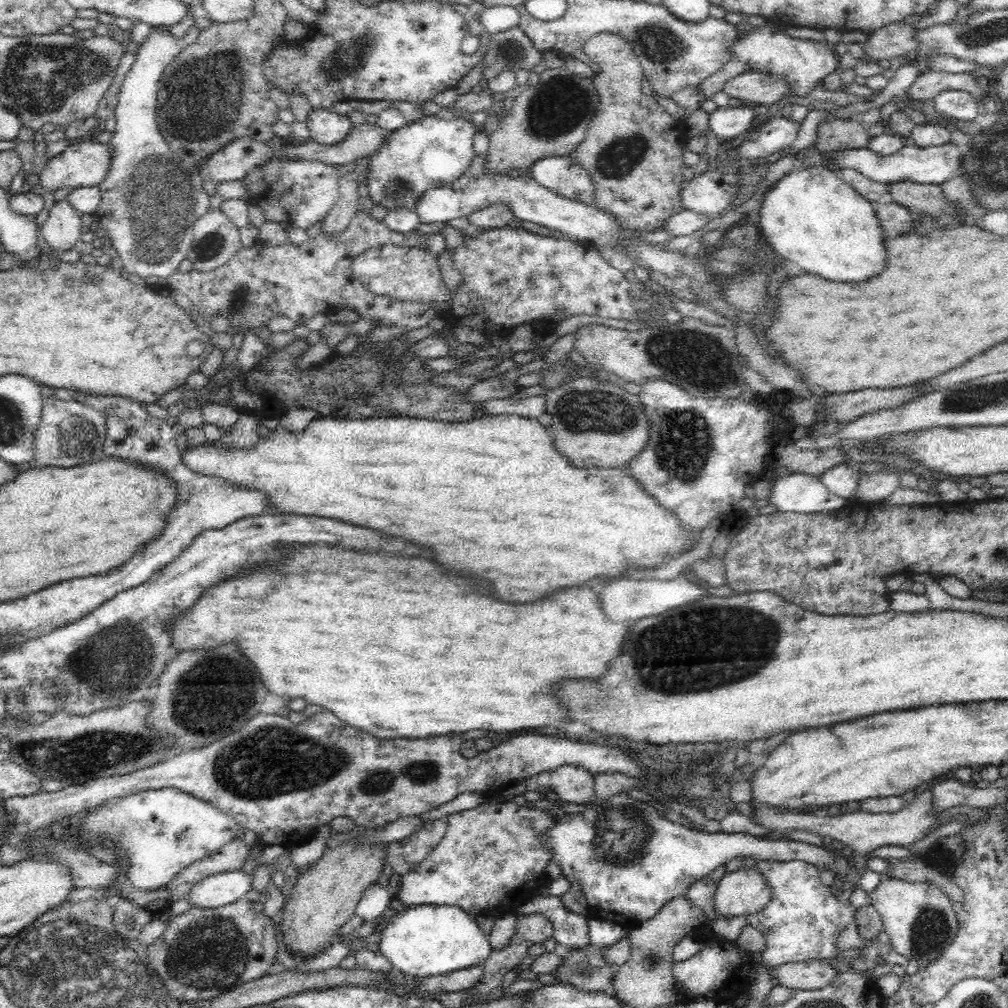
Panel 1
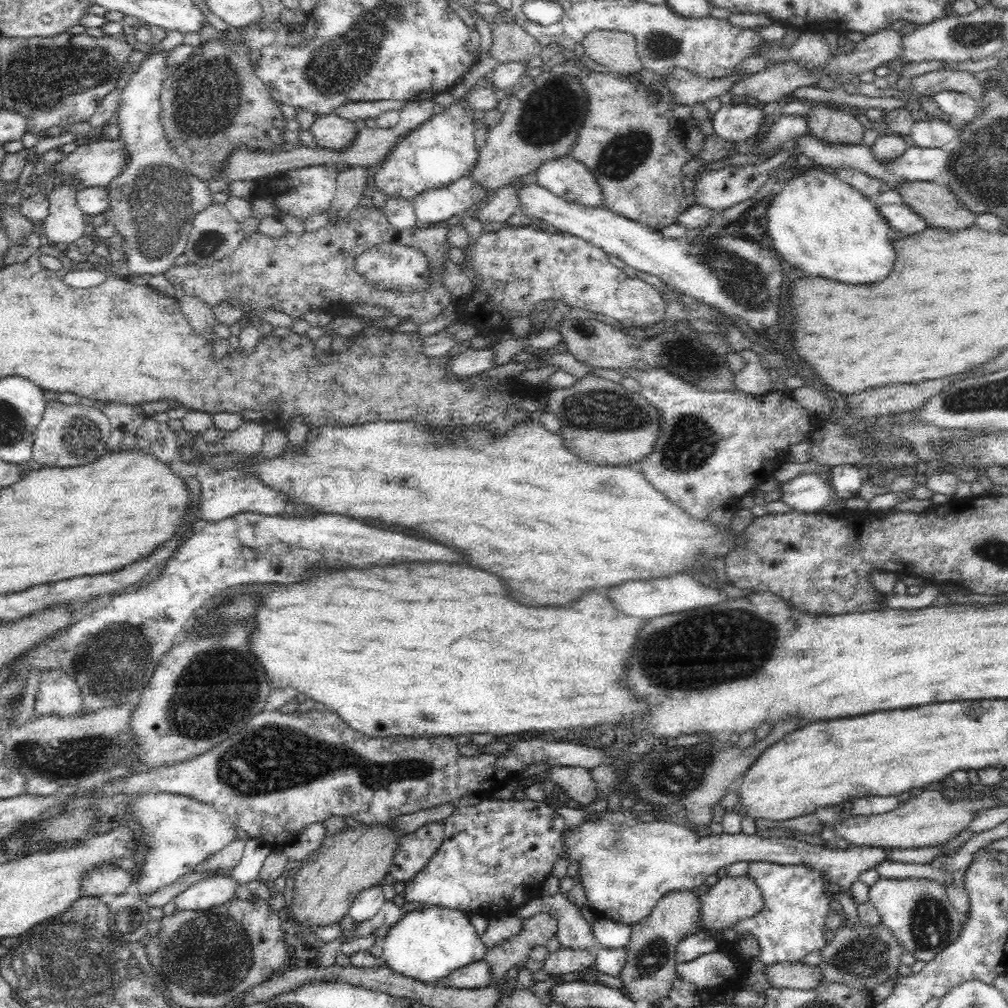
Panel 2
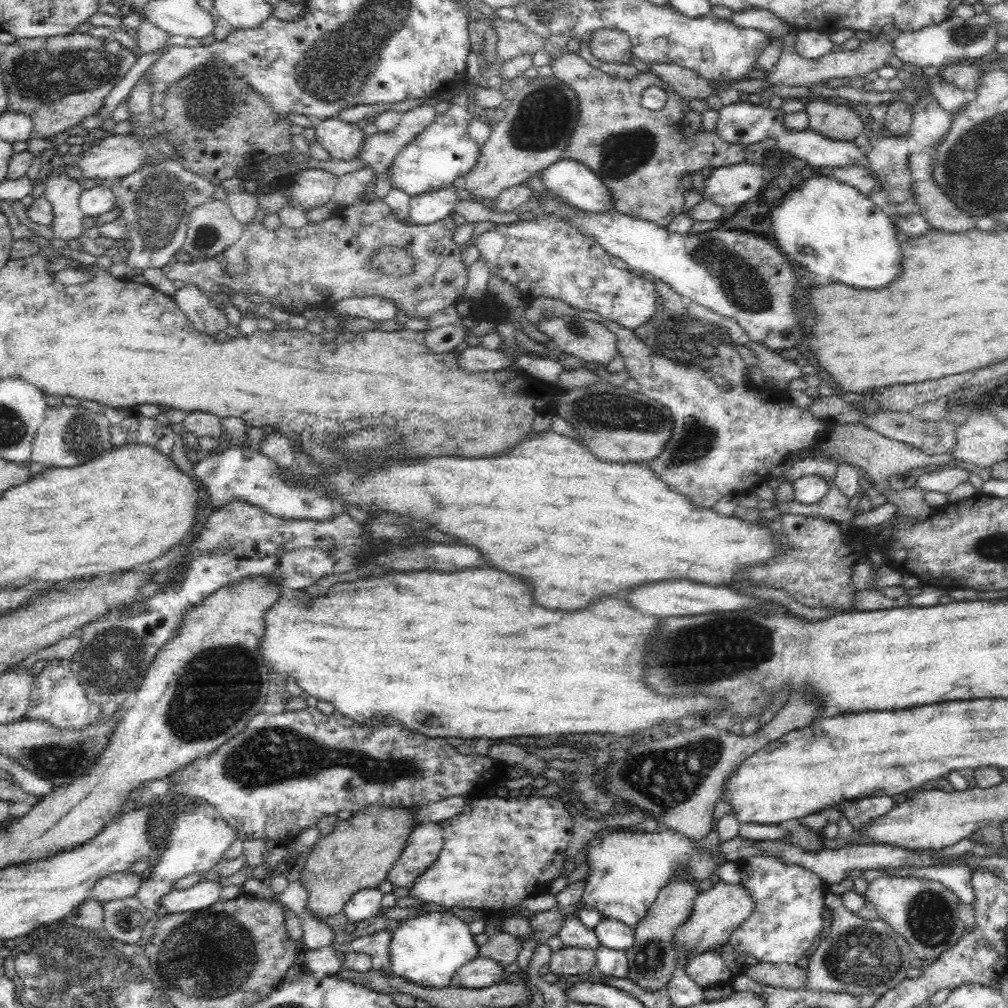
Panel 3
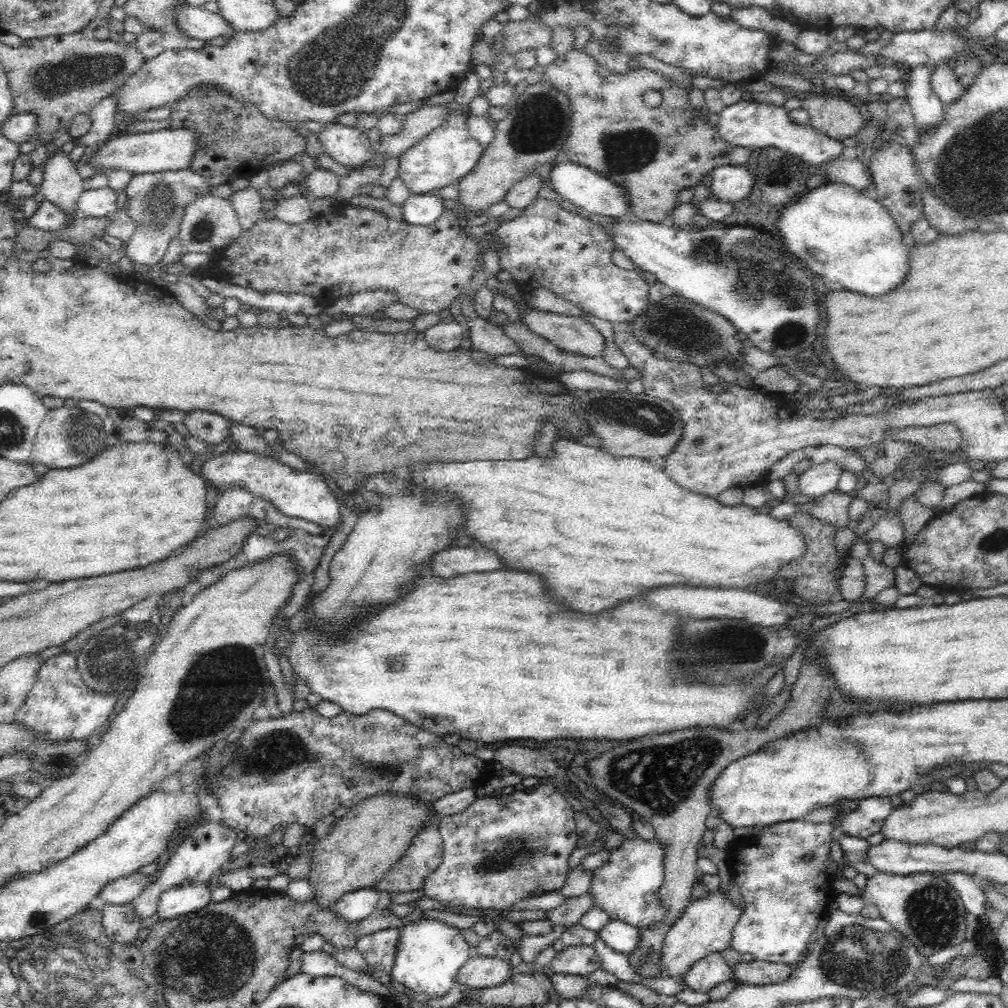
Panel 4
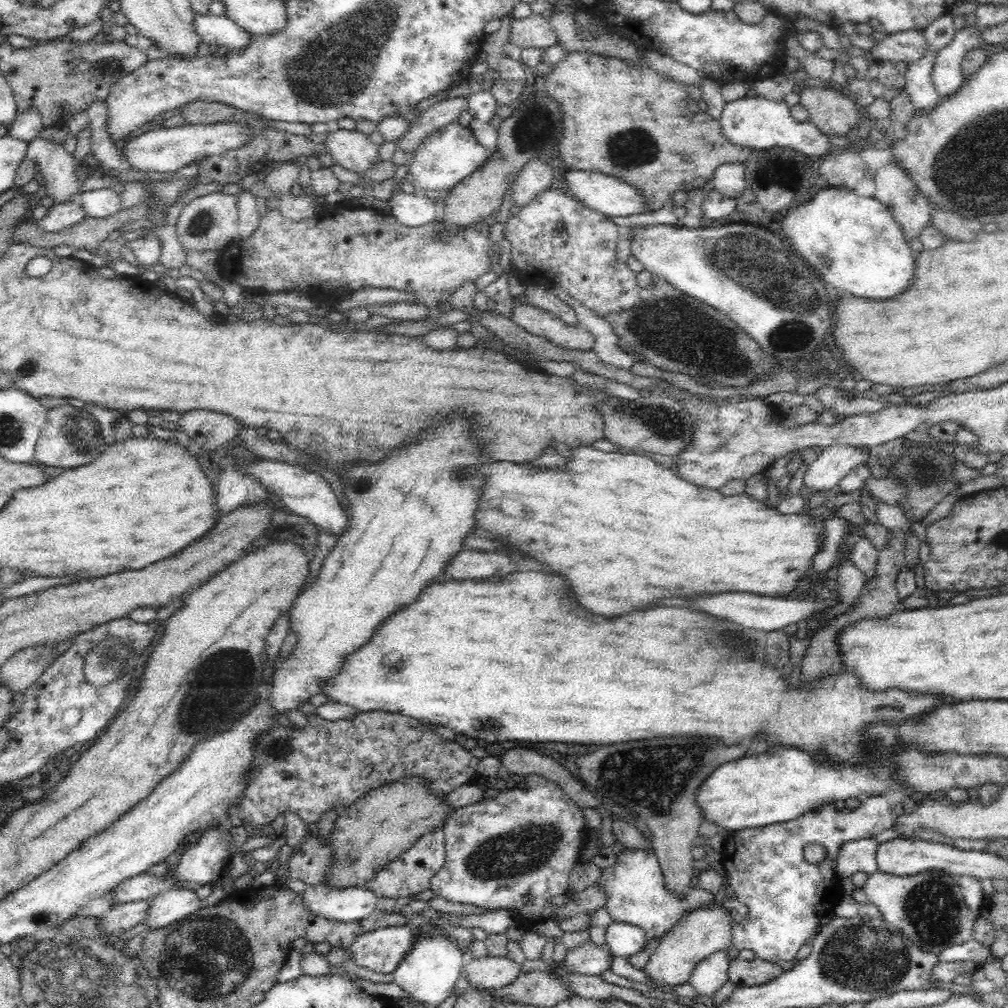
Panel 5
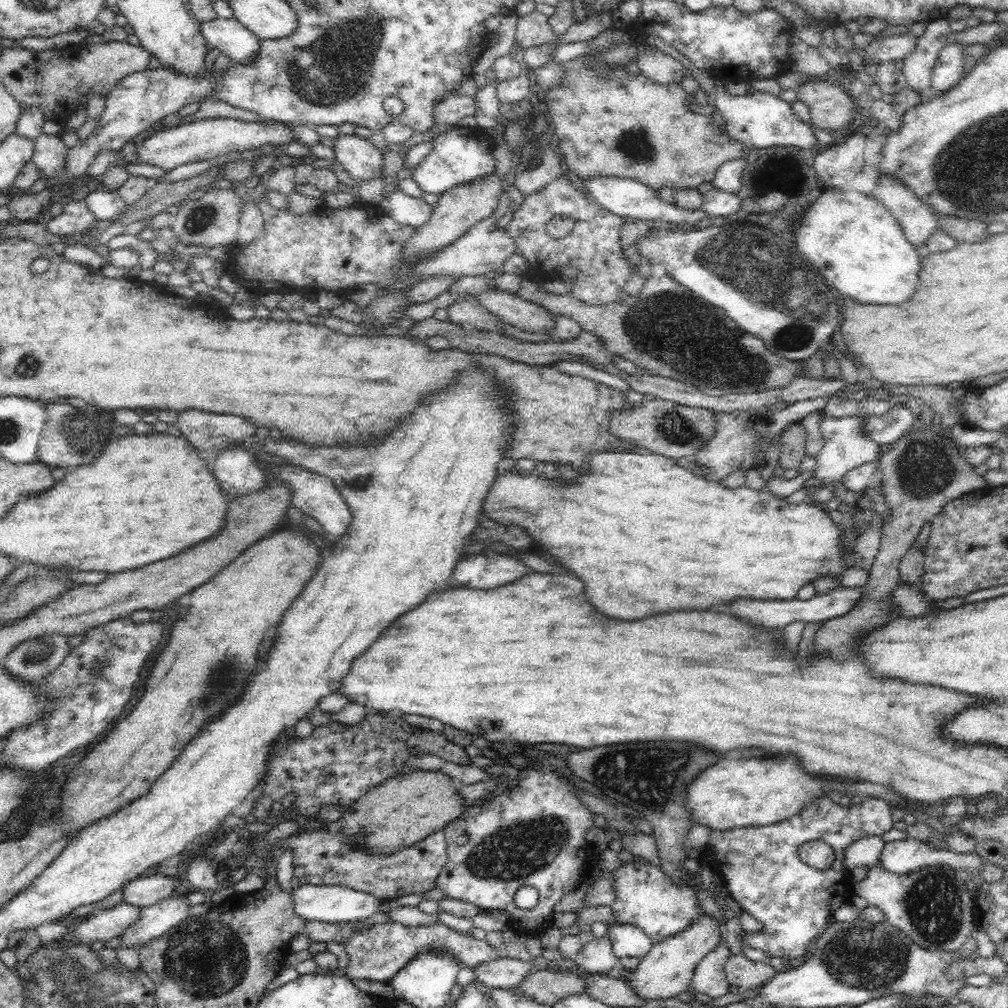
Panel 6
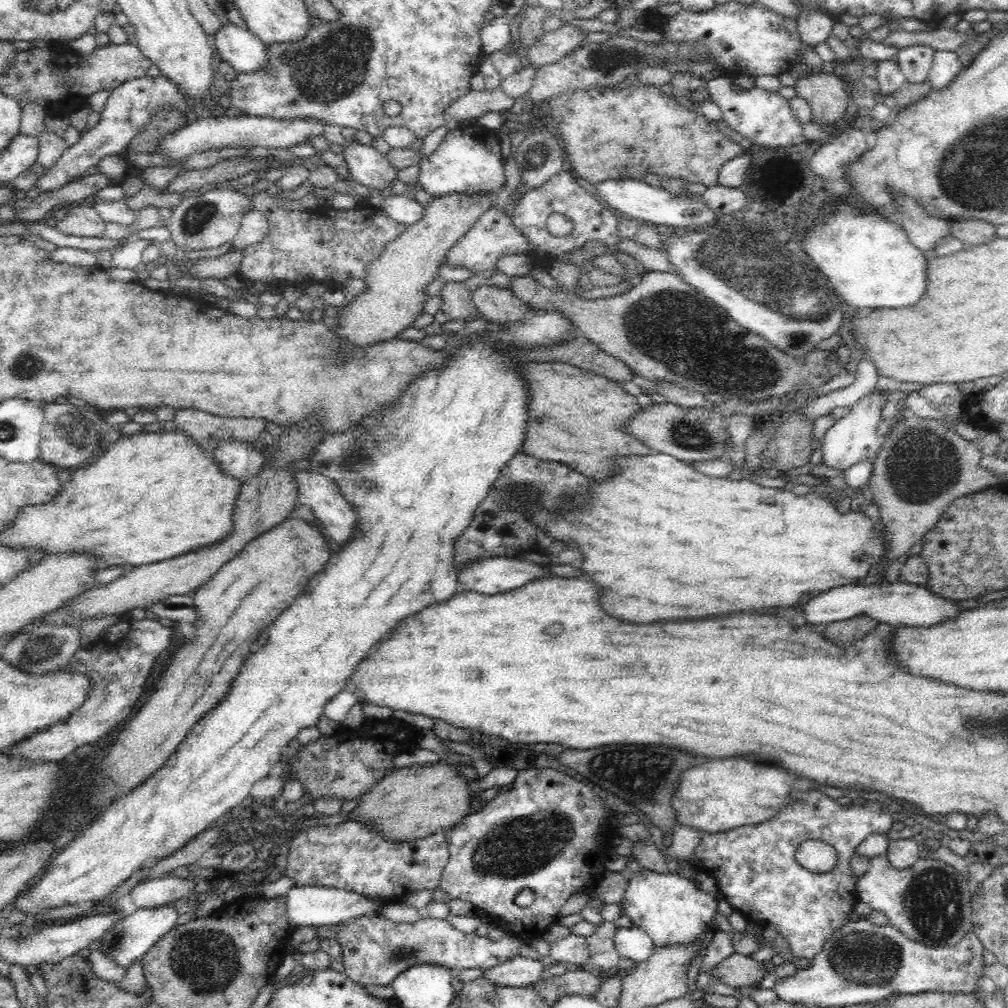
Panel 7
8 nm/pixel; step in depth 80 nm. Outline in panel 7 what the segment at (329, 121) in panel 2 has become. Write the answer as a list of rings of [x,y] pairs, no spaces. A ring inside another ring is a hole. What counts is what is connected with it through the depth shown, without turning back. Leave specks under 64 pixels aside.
[[[353,138],[335,149],[344,159],[349,176],[370,190],[375,188],[383,190],[396,179],[396,169],[372,145],[366,145]]]

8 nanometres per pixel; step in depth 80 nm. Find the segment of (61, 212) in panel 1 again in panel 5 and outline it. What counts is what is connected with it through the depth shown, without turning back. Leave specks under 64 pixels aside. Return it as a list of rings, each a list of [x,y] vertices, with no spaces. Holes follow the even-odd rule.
[[[38,136],[27,142],[25,153],[41,168],[43,201],[68,204],[82,192],[77,162],[62,145]]]

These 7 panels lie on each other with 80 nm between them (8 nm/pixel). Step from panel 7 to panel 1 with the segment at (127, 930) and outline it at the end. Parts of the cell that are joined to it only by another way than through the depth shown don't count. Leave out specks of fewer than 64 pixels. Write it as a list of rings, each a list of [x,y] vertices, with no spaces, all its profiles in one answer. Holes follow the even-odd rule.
[[[234,870],[210,876],[192,888],[188,901],[199,909],[227,906],[236,901],[247,900],[256,878],[255,872]]]

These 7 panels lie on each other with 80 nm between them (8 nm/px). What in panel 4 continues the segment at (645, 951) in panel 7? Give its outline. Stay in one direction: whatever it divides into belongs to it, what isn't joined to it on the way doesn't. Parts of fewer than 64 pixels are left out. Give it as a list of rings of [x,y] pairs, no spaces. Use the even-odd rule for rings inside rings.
[[[610,920],[597,934],[606,946],[626,955],[640,943],[640,930],[620,920]]]

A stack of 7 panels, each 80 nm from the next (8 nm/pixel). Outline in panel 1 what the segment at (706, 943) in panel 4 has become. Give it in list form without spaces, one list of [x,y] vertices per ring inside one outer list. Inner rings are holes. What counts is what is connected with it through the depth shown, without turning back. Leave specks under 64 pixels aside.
[[[755,867],[727,871],[716,890],[716,913],[722,918],[755,914],[772,900],[766,877]]]

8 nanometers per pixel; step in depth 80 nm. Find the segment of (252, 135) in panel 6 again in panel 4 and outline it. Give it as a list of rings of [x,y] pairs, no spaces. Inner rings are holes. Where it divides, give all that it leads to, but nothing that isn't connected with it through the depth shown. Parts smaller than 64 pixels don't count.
[[[160,129],[134,134],[117,132],[100,148],[94,149],[89,164],[96,169],[95,174],[106,174],[108,170],[126,170],[133,175],[160,170],[180,170],[188,167],[194,148],[194,135],[184,129]]]

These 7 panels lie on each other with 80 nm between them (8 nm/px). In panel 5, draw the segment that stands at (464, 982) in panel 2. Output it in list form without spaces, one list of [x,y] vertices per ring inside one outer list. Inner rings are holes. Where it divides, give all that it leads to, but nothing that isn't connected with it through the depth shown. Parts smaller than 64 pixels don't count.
[[[483,957],[472,960],[462,968],[462,976],[470,987],[478,990],[502,988],[520,974],[520,965],[502,957]]]

